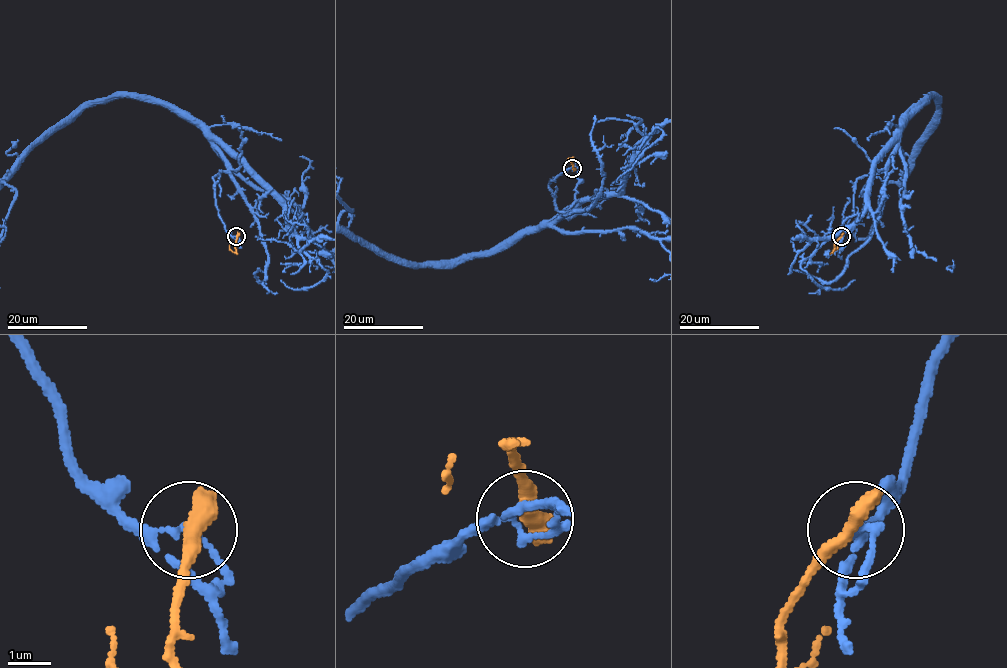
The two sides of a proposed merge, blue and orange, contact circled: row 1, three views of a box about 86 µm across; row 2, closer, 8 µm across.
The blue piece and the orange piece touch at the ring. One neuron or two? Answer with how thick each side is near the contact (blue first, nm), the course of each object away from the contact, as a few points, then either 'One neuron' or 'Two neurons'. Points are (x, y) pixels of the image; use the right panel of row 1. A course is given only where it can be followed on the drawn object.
Thickness 170 nm (blue) against 500 nm. Course of orange: (841, 236), (832, 252), (839, 245). Two neurons

